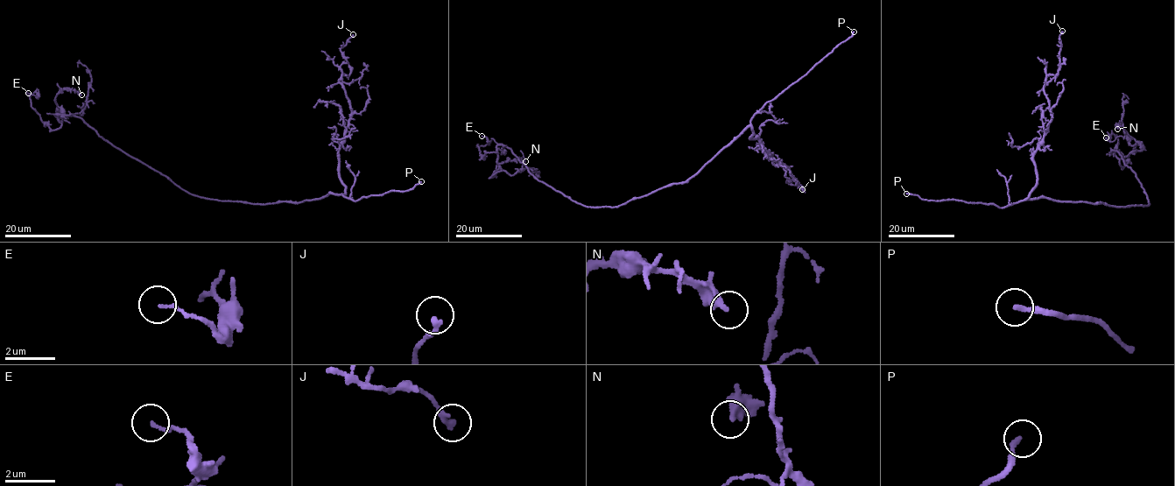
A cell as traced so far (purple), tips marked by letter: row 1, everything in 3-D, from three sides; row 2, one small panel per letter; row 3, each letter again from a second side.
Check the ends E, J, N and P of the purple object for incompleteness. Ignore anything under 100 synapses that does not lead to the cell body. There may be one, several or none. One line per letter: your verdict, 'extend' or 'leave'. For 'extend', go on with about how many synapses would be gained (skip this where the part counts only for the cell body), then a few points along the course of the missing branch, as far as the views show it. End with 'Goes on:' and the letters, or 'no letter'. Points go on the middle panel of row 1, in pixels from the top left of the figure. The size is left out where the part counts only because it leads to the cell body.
E: leave
J: leave
N: leave
P: extend
Goes on: P

